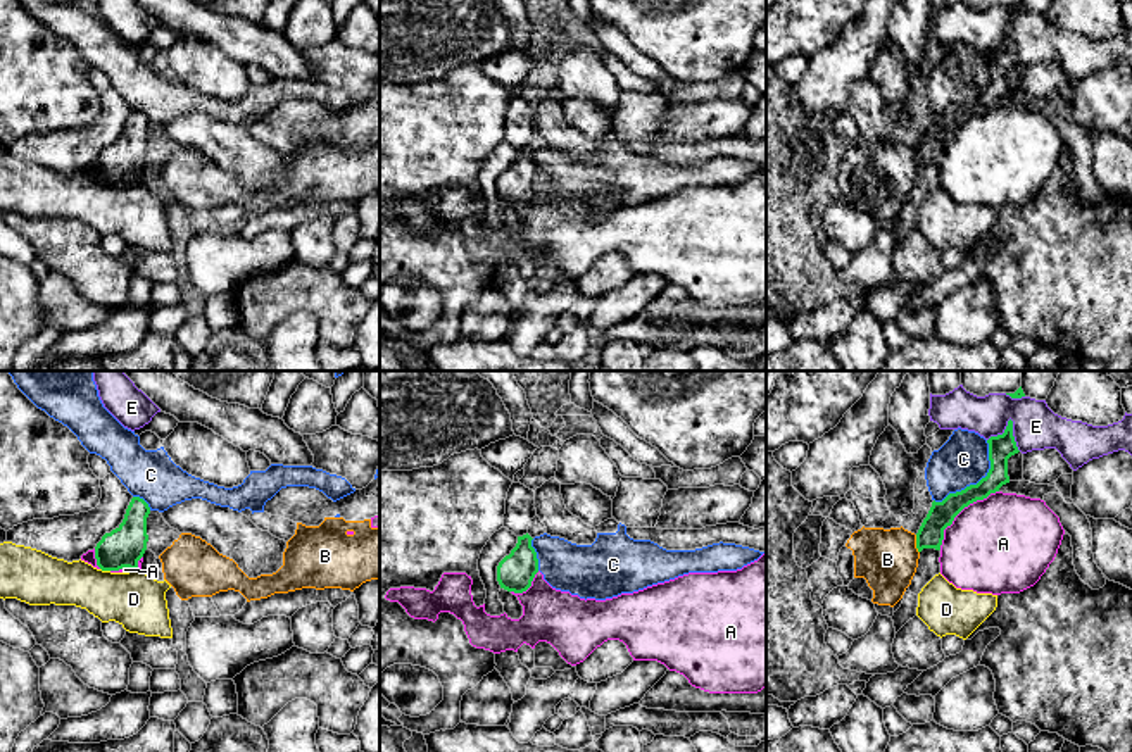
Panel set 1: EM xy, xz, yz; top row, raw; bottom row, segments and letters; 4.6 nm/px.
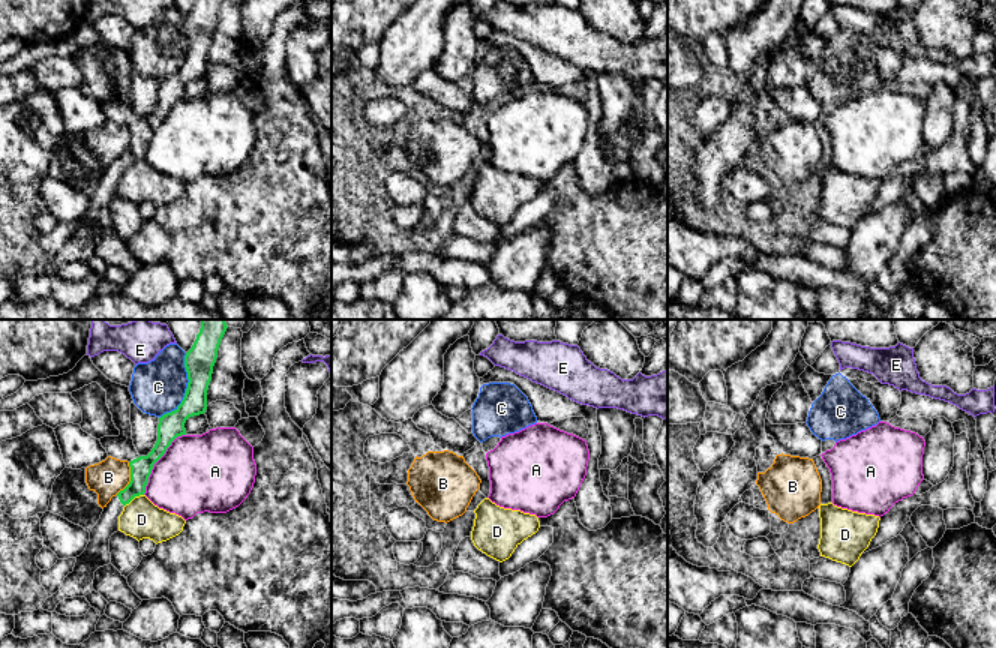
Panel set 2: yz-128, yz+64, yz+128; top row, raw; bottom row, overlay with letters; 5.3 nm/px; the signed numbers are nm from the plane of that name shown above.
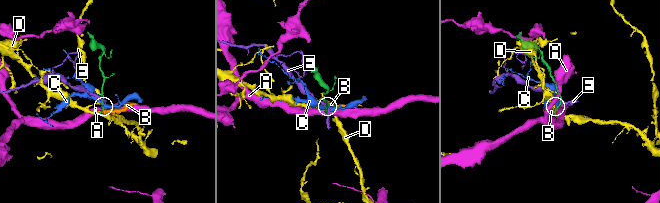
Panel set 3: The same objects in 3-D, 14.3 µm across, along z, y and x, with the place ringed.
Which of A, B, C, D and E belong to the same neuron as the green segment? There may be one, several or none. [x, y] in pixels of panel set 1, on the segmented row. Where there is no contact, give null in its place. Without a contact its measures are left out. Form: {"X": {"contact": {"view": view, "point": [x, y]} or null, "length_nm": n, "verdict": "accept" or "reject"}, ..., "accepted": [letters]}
{"A": {"contact": {"view": "yz", "point": [960, 511]}, "length_nm": 400, "verdict": "reject"}, "B": {"contact": {"view": "yz", "point": [917, 544]}, "length_nm": 90, "verdict": "reject"}, "C": {"contact": {"view": "yz", "point": [979, 482]}, "length_nm": 380, "verdict": "reject"}, "D": {"contact": {"view": "xy", "point": [106, 570]}, "length_nm": 50, "verdict": "reject"}, "E": {"contact": {"view": "yz", "point": [1012, 421]}, "length_nm": 170, "verdict": "reject"}, "accepted": []}

